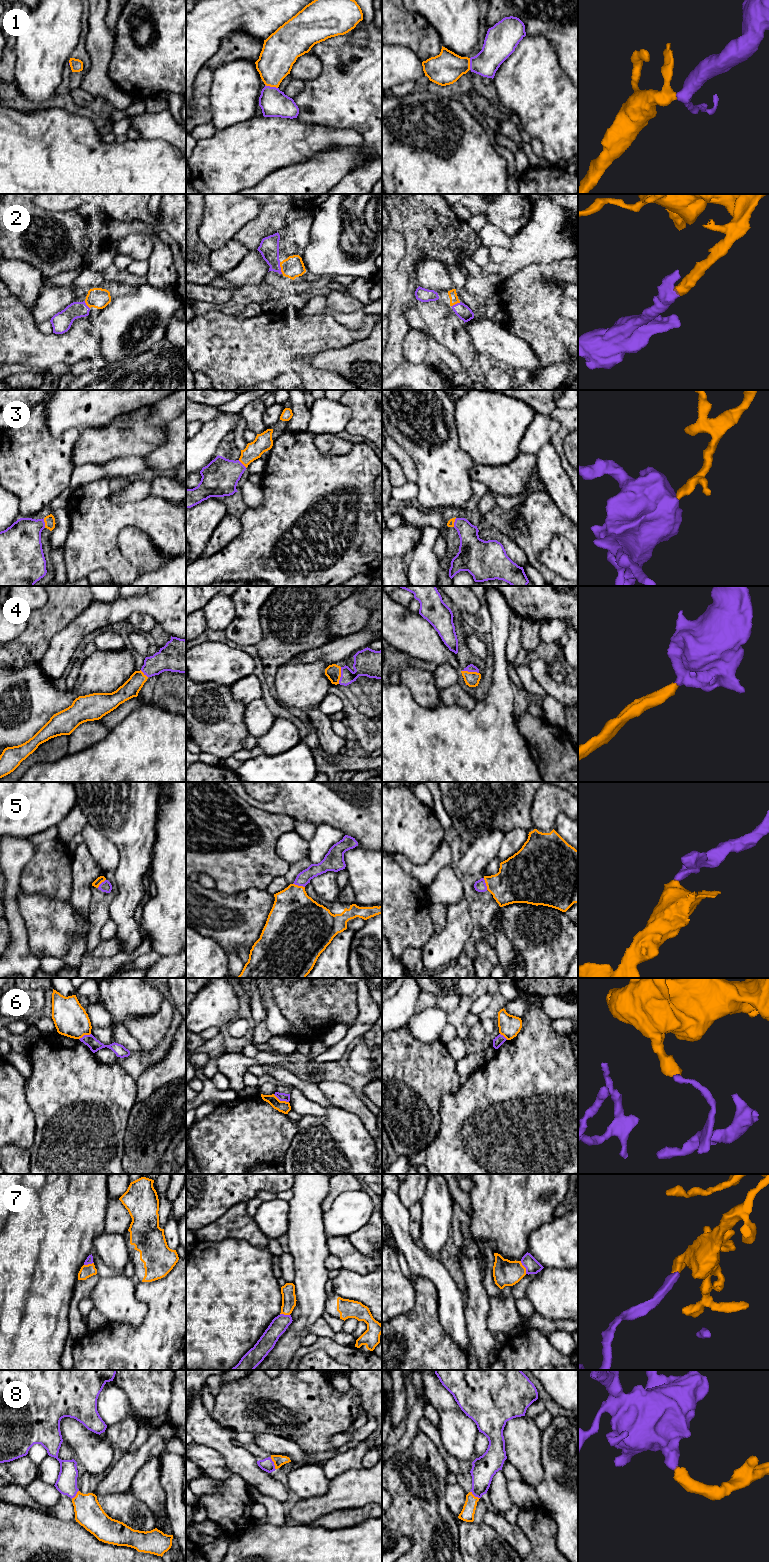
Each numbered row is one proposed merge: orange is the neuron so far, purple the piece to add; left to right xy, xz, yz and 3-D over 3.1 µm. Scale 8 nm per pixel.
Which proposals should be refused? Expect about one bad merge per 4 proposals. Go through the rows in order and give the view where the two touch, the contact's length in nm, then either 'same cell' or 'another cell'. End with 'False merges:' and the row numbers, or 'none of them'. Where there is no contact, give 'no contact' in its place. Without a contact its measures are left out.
1: contact in xz; length 110 nm; same cell
2: contact in xz; length 100 nm; same cell
3: contact in xy; length 80 nm; same cell
4: contact in xz; length 140 nm; same cell
5: contact in xz; length 100 nm; same cell
6: contact in xz; length 140 nm; another cell
7: contact in yz; length 120 nm; same cell
8: contact in xz; length 110 nm; same cell
False merges: 6

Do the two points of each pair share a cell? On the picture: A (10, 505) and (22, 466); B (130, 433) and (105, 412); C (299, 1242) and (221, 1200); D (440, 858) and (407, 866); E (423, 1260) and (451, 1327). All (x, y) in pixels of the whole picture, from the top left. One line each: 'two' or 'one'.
A: two
B: two
C: two
D: one
E: one

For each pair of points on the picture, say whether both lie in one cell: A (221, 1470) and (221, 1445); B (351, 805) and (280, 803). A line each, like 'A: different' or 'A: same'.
A: different
B: same

